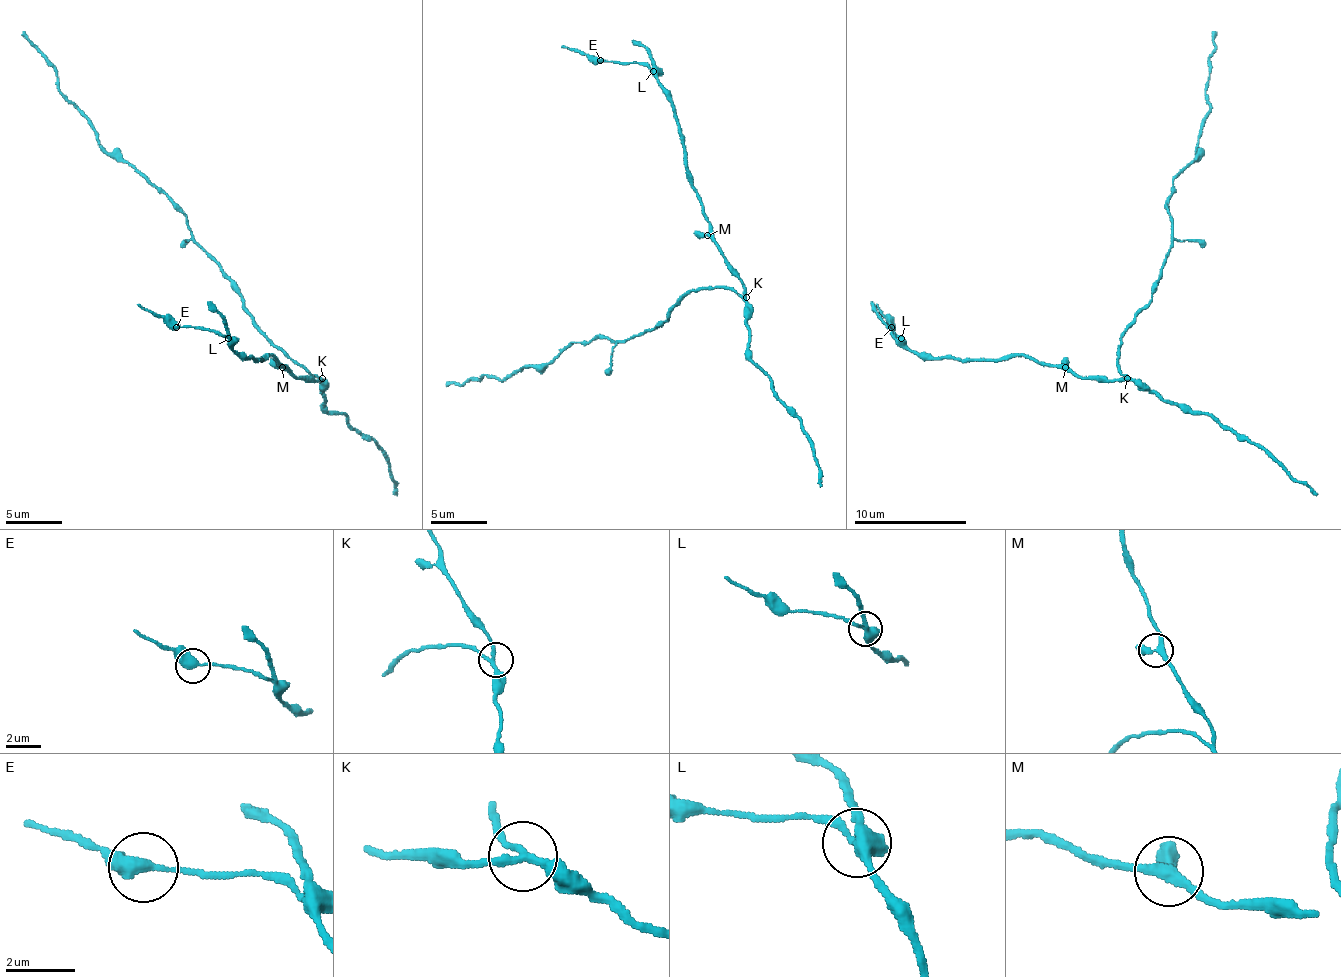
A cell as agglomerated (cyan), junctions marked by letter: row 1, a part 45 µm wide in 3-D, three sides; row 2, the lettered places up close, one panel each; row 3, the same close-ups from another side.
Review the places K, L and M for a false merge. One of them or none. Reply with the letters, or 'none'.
L

